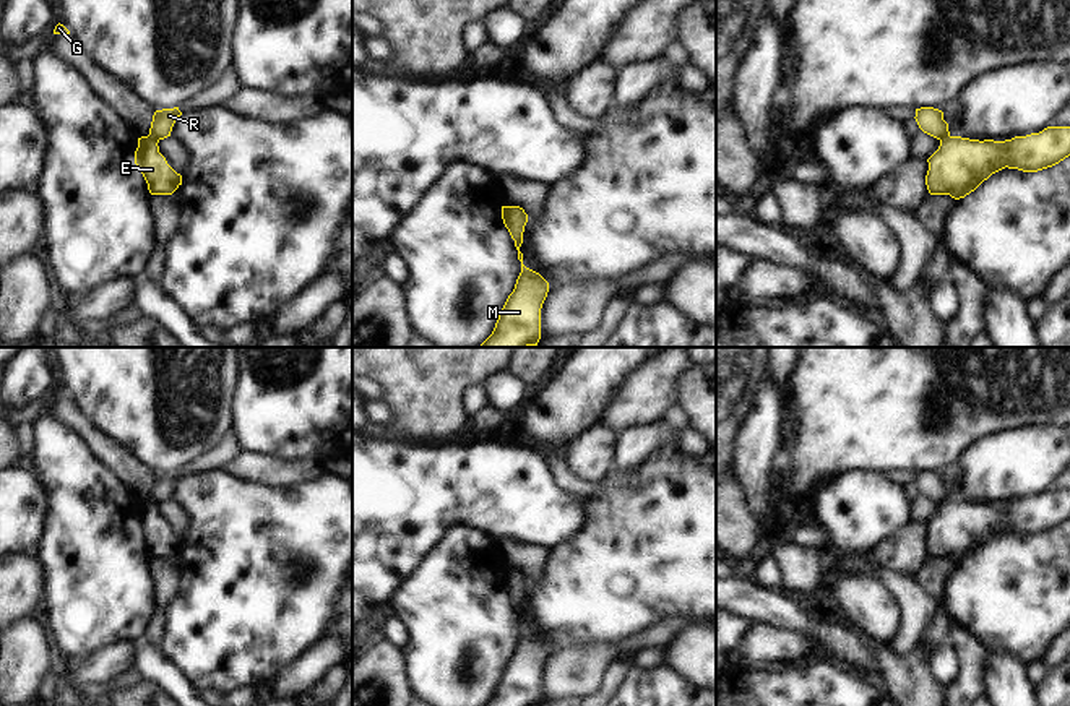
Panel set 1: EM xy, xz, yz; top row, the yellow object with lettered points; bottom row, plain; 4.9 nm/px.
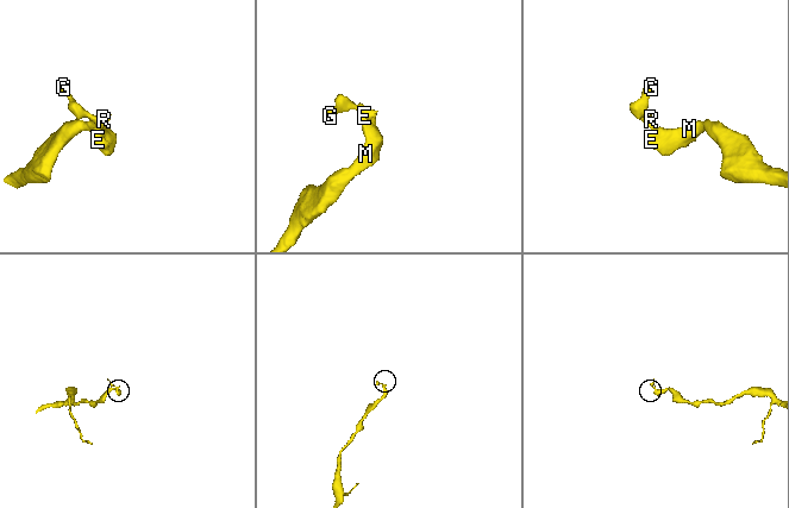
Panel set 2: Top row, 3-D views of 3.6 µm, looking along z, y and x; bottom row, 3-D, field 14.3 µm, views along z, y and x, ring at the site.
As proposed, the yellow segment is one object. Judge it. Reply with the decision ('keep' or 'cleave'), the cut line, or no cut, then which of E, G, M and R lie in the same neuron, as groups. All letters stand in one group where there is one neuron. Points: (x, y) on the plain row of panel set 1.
cleave; cut in xy along (148, 499), (158, 503); E M / G R

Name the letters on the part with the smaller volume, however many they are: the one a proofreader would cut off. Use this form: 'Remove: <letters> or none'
Remove: G, R.

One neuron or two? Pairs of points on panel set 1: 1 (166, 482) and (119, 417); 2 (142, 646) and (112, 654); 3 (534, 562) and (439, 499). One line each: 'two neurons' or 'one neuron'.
1: two neurons
2: two neurons
3: two neurons

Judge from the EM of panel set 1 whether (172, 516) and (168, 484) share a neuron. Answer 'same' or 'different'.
different

